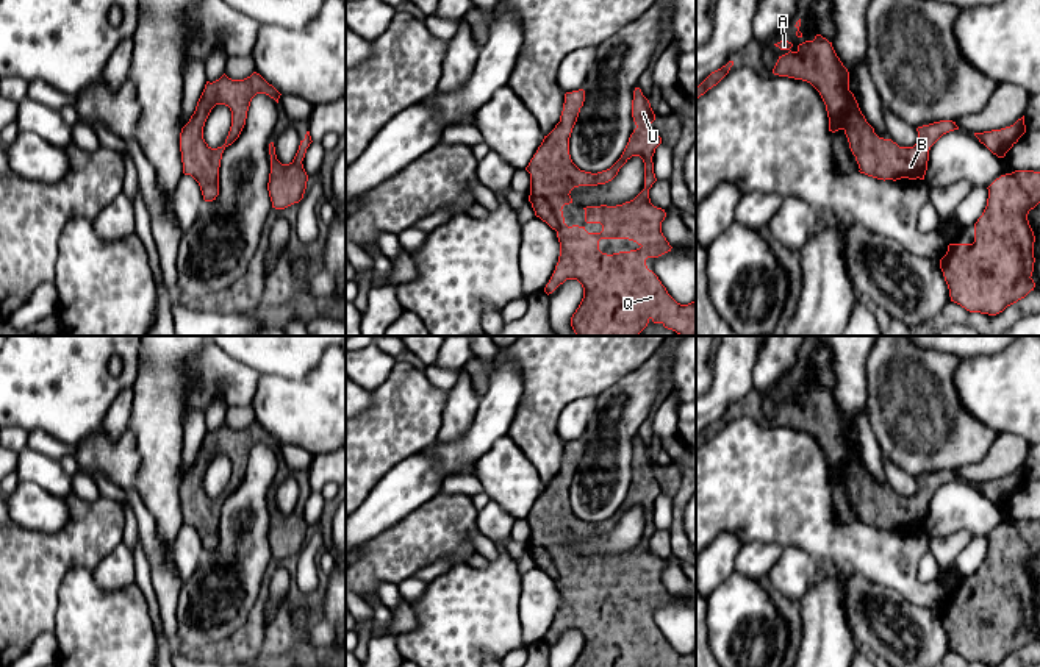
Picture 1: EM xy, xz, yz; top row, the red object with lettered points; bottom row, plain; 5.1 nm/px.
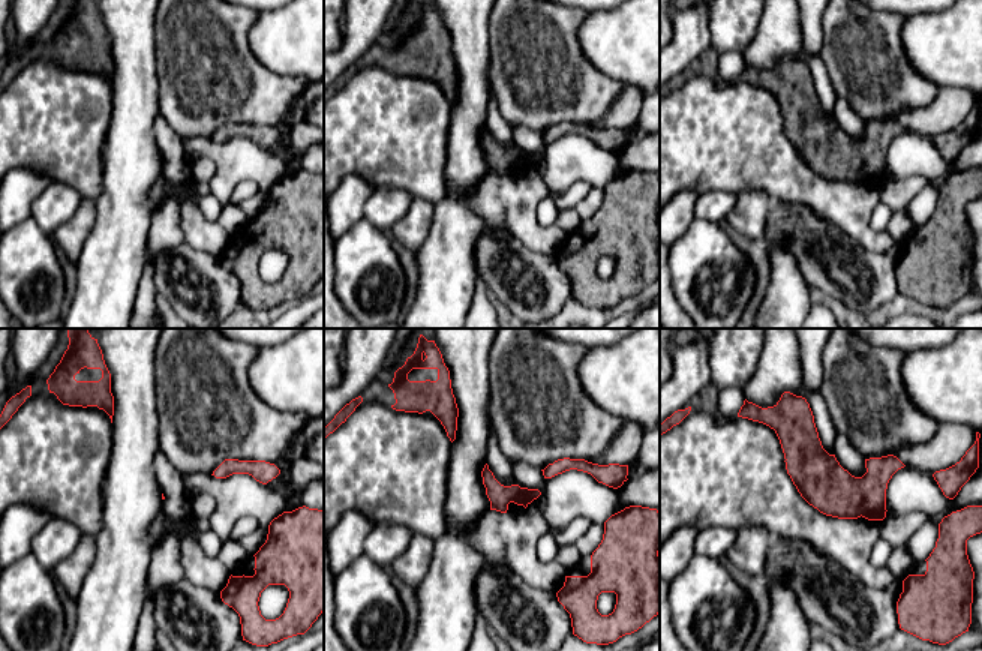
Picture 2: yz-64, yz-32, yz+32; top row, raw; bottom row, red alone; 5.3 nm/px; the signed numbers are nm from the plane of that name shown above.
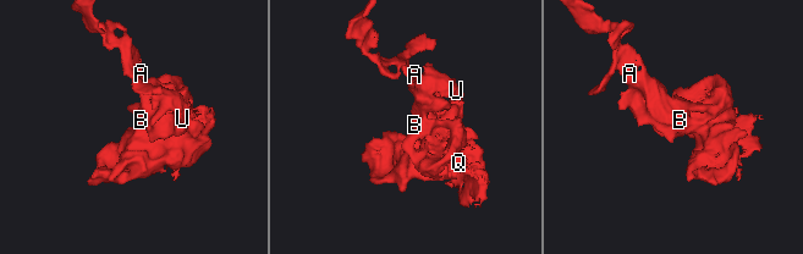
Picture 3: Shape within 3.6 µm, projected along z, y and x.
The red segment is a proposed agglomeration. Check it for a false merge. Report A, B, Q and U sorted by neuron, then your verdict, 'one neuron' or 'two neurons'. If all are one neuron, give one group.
A B Q U; one neuron

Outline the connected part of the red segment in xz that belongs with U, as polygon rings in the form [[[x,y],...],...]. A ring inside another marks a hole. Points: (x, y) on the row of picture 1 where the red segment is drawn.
[[[640,87],[633,91],[632,117],[637,125],[621,158],[607,170],[591,173],[580,170],[569,155],[569,137],[577,122],[580,108],[585,102],[585,91],[565,94],[563,111],[555,128],[544,136],[536,153],[525,170],[530,173],[529,202],[535,216],[557,231],[560,242],[560,256],[555,270],[544,287],[552,294],[566,280],[577,280],[583,287],[583,298],[571,317],[571,326],[577,336],[638,336],[647,323],[662,323],[665,328],[676,331],[679,336],[696,336],[696,300],[688,305],[677,303],[662,284],[658,276],[647,269],[647,258],[658,258],[671,251],[671,245],[662,233],[662,222],[666,217],[665,209],[651,203],[649,189],[657,181],[654,173],[652,156],[662,144],[662,137],[649,125],[655,114],[649,100]],[[640,156],[644,162],[644,189],[630,202],[616,206],[586,206],[585,222],[601,223],[601,233],[588,233],[585,226],[568,226],[563,217],[563,206],[572,203],[571,191],[579,186],[597,186],[611,181],[619,169],[632,158]],[[601,239],[629,239],[640,247],[630,251],[613,255],[599,250]]]

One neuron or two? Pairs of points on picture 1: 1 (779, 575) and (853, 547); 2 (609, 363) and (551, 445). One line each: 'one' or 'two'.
1: two
2: one

